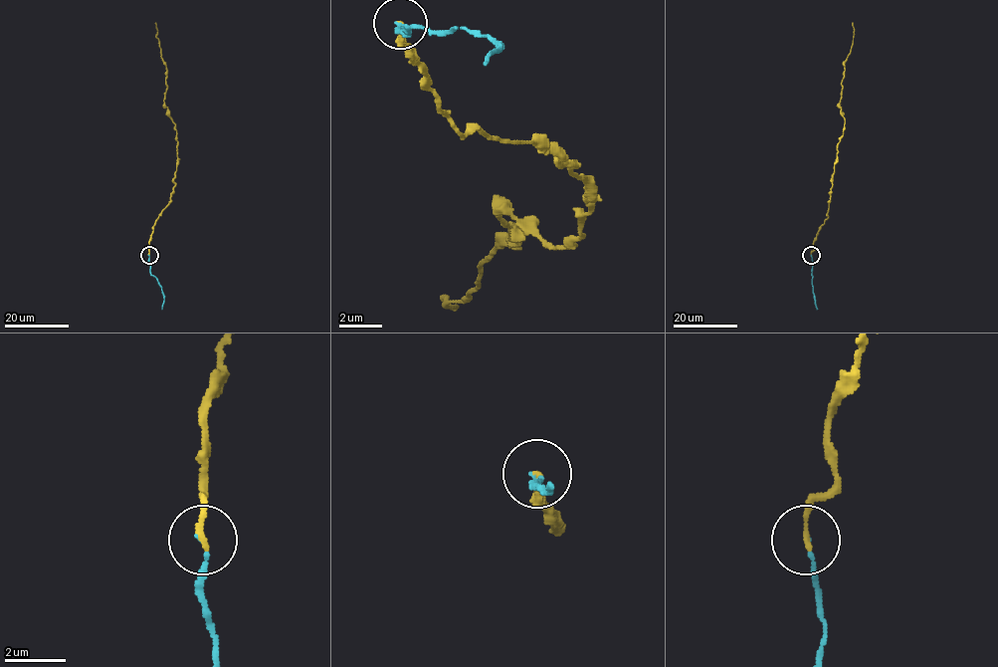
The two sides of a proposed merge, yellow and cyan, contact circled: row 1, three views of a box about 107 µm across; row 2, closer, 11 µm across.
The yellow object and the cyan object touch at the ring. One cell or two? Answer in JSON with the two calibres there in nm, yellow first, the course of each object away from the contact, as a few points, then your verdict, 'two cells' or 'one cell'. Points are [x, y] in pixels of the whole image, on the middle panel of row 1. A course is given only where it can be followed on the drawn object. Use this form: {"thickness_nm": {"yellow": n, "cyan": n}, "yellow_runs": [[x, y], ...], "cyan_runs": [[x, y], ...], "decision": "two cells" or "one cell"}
{"thickness_nm": {"yellow": 190, "cyan": 100}, "yellow_runs": [[401, 21], [465, 138], [544, 148], [587, 196], [571, 244], [502, 212], [518, 250], [455, 308], [439, 298]], "cyan_runs": [[401, 21], [407, 37], [407, 27], [465, 27], [497, 48], [487, 64]], "decision": "one cell"}

